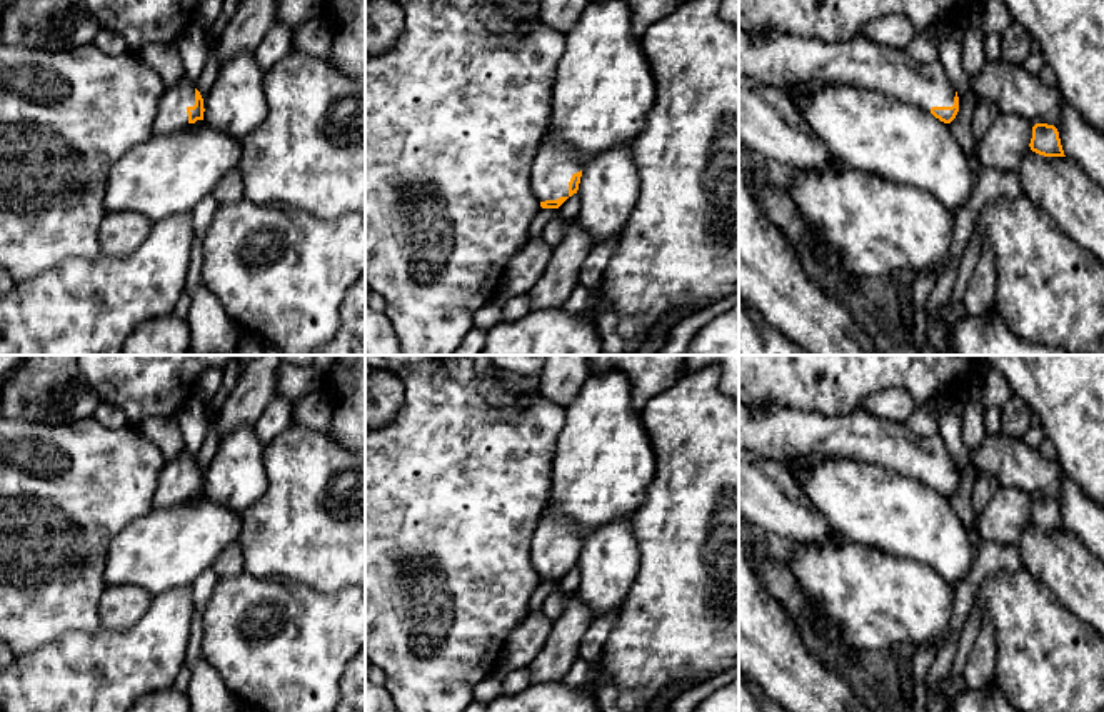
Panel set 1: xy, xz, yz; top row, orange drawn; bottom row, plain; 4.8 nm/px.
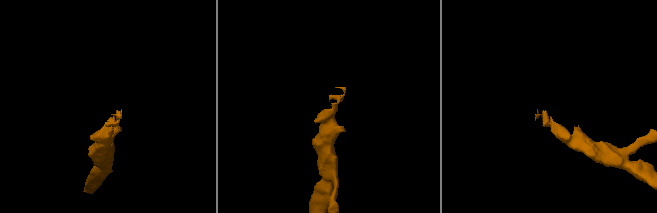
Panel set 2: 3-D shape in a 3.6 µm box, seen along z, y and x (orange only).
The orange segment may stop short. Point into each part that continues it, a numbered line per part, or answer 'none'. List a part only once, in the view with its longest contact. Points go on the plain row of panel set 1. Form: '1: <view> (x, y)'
1: xz (554, 539)

